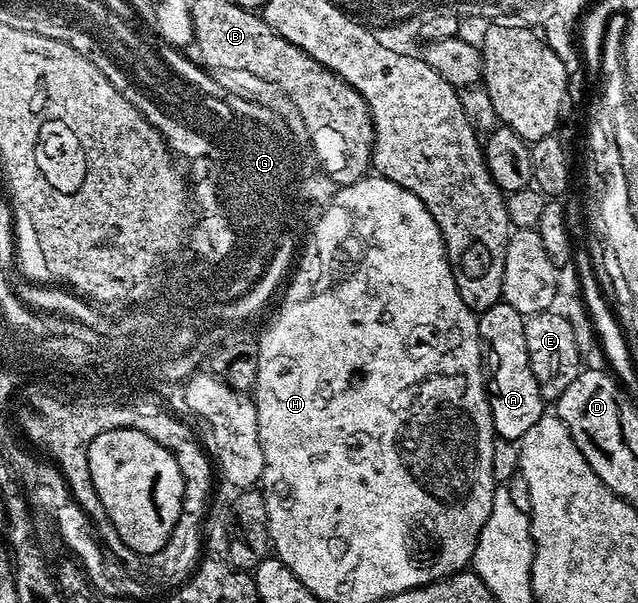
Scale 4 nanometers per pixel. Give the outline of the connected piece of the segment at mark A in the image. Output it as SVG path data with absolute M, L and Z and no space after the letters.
M503 299L478 317L492 426L497 437L515 443L546 413L544 396L538 391L538 379L534 379L534 371L530 371L530 355L526 355L524 319L525 314L514 311L514 307L507 305Z

